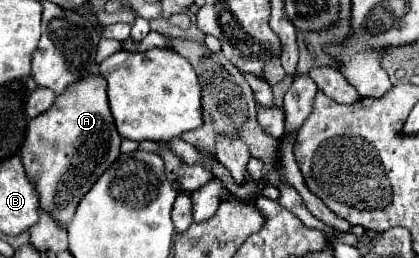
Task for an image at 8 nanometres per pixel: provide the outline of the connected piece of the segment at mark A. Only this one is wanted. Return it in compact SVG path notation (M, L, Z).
M101 75L83 77L67 93L57 95L51 109L27 125L27 137L21 147L25 171L35 181L41 209L51 213L61 225L71 221L81 197L119 155L121 137L113 125L105 87L107 81Z

